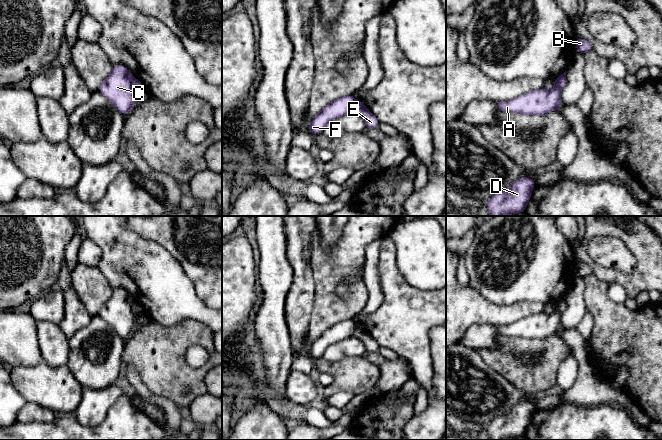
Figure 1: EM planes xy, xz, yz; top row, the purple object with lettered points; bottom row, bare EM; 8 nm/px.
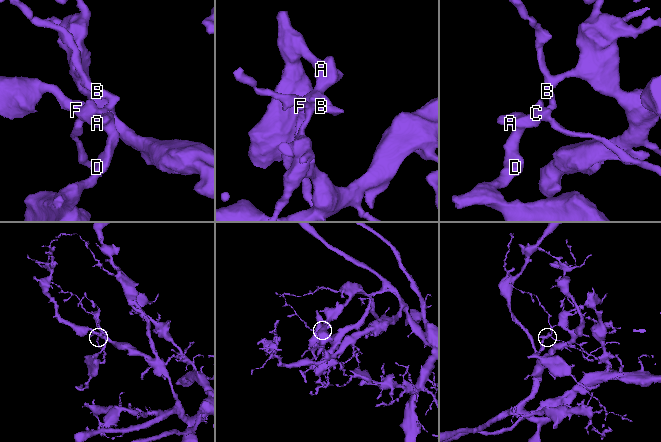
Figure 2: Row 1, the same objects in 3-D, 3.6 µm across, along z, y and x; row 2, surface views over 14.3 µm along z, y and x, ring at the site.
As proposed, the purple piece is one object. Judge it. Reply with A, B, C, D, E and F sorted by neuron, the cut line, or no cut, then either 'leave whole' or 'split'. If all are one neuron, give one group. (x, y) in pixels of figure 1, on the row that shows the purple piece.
groups A C D F / B E; cut yz (565, 76), (558, 80), (558, 87), (560, 89); split

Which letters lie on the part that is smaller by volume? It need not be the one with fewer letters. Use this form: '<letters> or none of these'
A, C, D, F

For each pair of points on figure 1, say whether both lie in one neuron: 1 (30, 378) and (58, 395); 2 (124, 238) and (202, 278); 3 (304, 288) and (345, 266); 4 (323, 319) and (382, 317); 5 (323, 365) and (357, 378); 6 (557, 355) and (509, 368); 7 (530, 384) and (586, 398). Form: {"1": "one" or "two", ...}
{"1": "one", "2": "two", "3": "two", "4": "two", "5": "one", "6": "one", "7": "two"}

